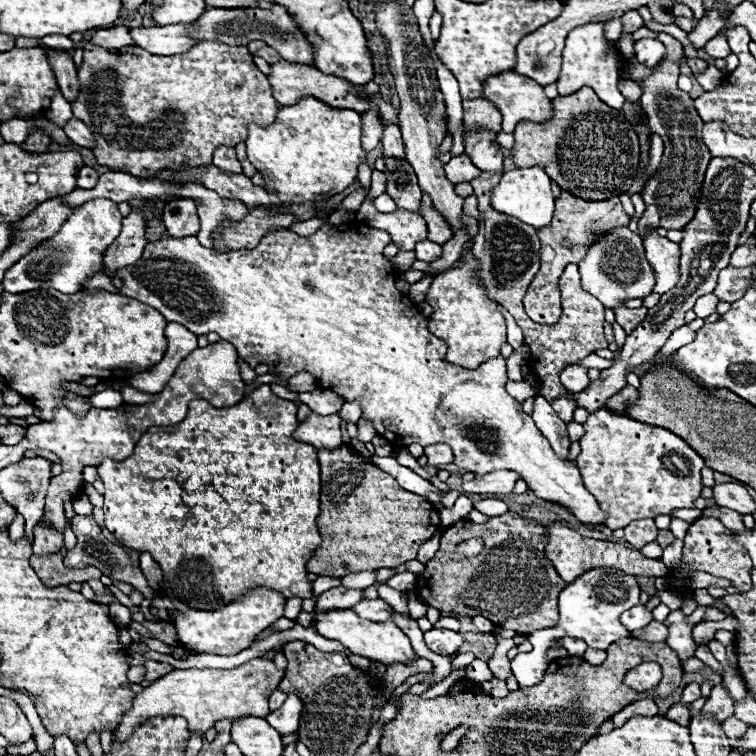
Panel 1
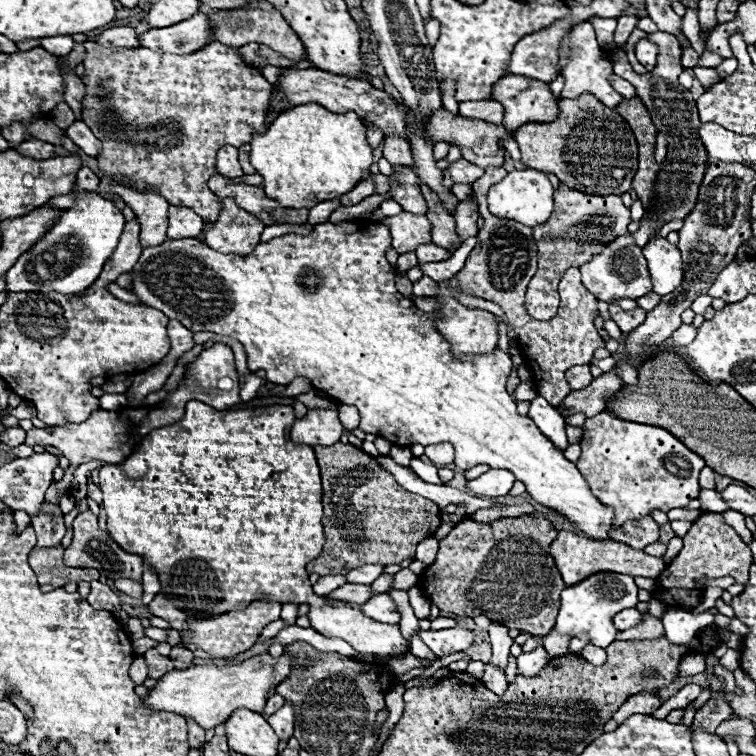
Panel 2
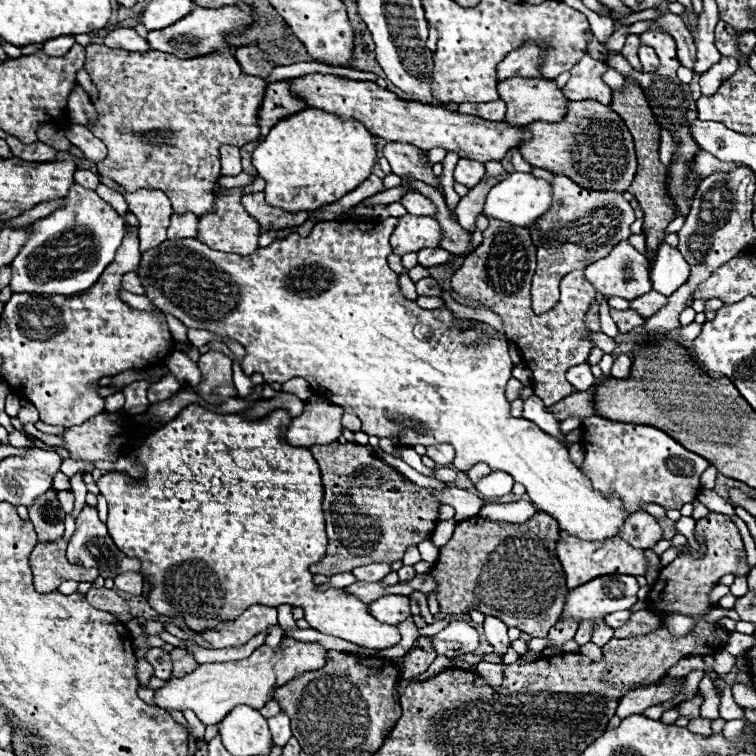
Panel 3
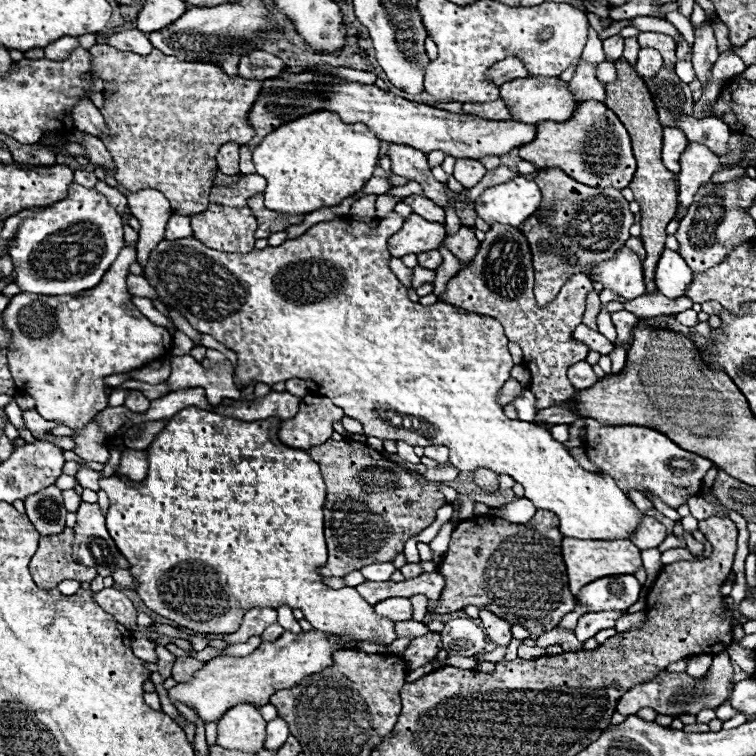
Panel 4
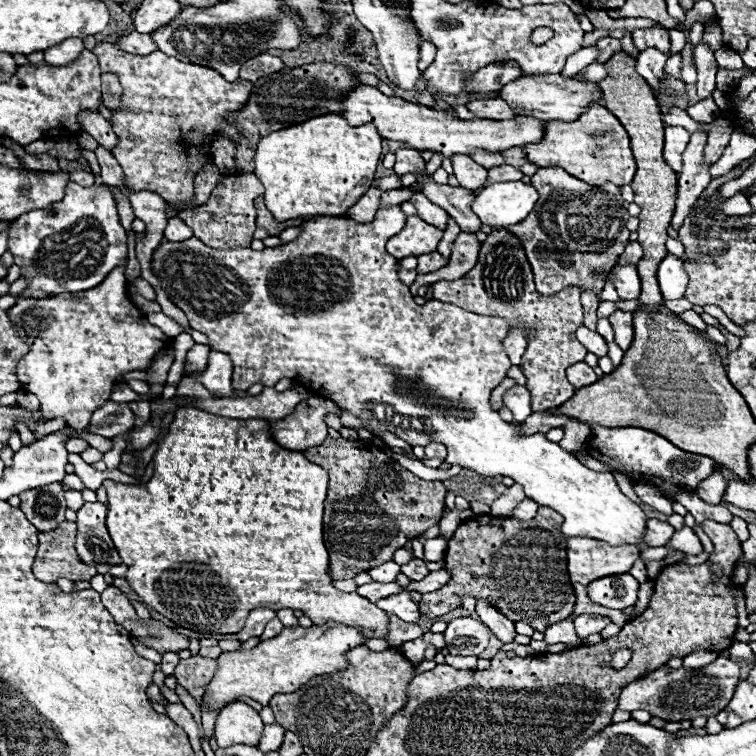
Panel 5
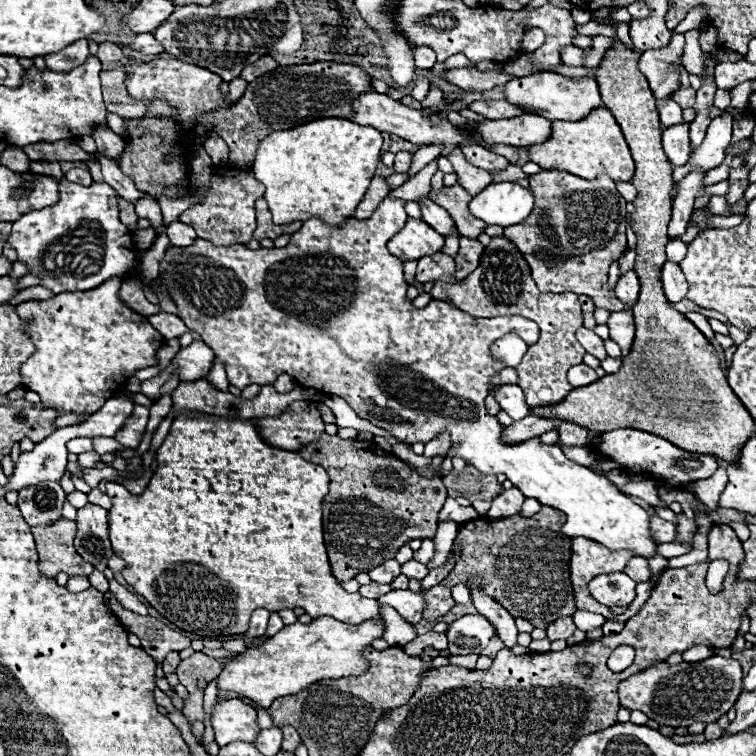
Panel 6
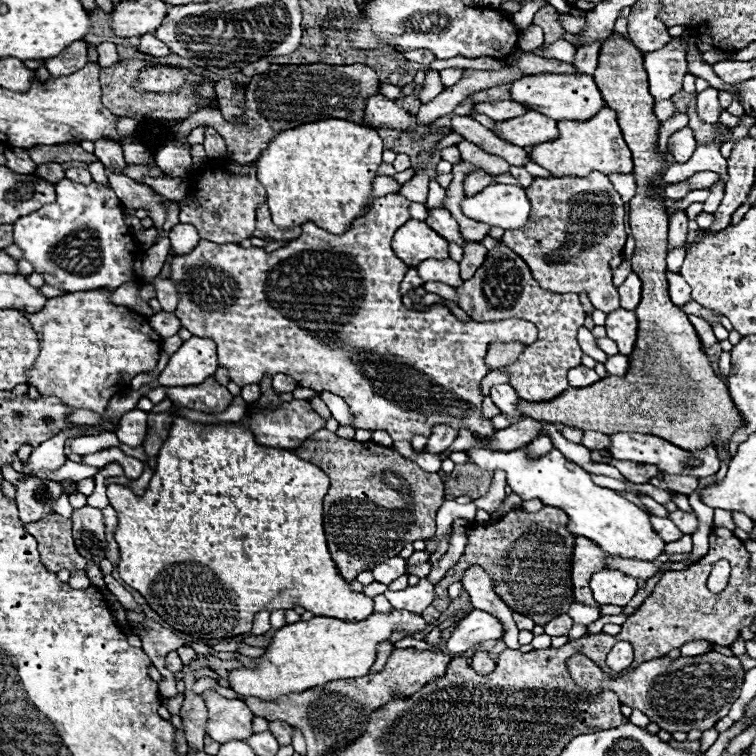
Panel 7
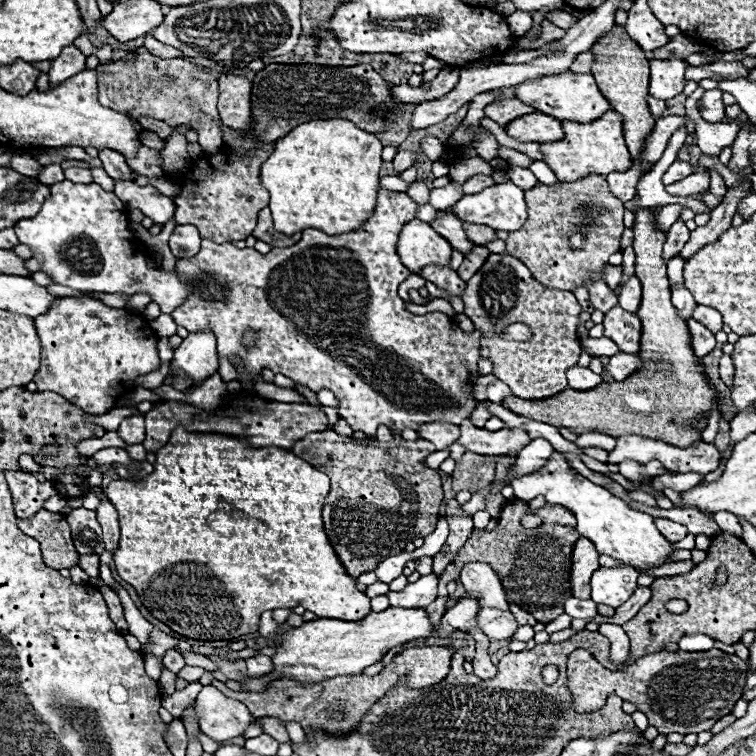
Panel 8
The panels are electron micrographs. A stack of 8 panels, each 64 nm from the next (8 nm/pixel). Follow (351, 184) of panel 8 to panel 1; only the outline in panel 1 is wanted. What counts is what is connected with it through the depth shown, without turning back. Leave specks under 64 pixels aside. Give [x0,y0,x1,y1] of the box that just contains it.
[246,98,368,204]

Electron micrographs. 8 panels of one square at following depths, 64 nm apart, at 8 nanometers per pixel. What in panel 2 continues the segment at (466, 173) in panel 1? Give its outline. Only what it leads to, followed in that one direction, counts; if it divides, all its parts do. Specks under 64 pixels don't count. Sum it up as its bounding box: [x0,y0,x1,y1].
[450,158,484,186]

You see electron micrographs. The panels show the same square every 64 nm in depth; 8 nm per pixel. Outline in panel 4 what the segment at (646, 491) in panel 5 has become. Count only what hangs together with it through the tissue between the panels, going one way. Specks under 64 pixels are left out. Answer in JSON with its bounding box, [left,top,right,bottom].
[646,494,680,520]

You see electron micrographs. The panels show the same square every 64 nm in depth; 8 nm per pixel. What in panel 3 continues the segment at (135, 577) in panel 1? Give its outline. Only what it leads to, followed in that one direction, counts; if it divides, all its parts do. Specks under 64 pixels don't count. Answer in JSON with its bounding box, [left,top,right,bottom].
[66,506,140,578]

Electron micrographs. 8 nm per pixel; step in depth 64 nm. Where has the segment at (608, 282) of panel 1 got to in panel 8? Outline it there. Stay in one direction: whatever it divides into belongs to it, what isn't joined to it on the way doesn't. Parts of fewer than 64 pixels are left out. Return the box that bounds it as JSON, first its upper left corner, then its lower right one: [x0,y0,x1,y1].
[618,276,642,312]

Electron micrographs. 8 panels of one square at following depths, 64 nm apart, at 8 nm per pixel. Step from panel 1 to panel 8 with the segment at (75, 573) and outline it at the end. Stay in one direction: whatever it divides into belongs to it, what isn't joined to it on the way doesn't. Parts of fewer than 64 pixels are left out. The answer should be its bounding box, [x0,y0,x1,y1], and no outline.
[16,508,78,570]

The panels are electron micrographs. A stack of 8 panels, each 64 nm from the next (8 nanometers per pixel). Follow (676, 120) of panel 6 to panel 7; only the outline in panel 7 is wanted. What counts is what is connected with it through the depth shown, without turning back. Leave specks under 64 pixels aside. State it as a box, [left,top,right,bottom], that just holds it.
[654,100,676,120]

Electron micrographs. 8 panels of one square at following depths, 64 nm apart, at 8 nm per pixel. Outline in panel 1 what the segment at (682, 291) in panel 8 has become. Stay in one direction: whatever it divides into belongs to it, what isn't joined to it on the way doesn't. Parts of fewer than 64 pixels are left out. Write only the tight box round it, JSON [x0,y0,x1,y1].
[644,230,680,294]

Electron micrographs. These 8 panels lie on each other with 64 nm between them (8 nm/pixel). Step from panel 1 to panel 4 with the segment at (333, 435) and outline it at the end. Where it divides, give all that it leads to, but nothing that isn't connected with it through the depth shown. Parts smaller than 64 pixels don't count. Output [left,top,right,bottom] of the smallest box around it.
[278,396,344,450]

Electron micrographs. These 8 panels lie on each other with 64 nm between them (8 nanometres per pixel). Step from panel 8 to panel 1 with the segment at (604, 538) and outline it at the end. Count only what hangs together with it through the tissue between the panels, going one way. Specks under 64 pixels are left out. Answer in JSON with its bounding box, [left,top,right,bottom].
[116,222,606,530]

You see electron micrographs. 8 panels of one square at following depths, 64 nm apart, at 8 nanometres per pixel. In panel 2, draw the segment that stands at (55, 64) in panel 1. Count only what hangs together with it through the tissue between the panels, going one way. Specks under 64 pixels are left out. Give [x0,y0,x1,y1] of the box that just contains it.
[64,72,84,120]

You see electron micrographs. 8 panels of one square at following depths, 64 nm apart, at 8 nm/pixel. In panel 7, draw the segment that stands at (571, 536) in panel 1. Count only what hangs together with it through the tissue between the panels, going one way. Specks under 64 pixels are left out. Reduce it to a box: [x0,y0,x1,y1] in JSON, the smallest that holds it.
[572,538,606,608]

